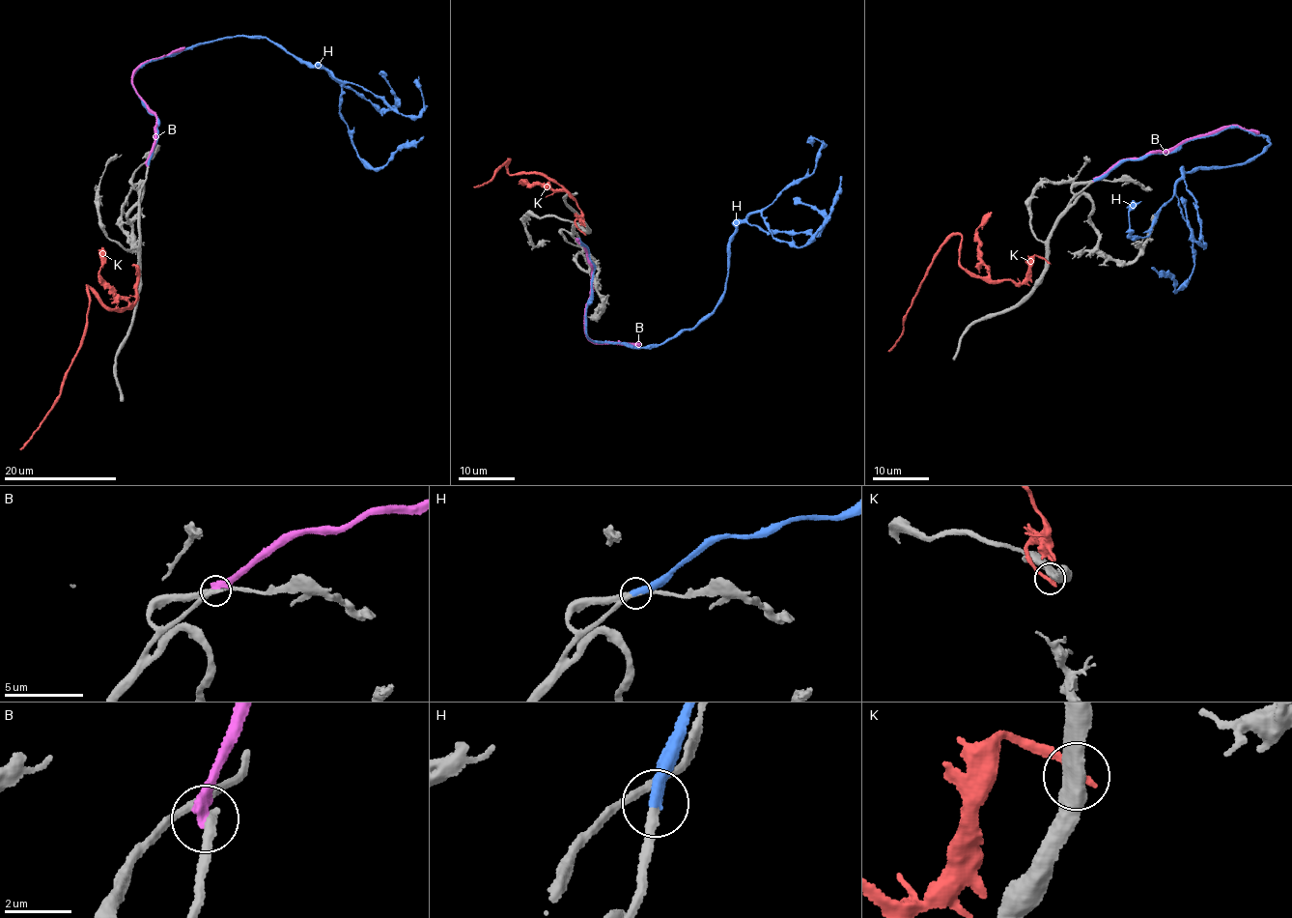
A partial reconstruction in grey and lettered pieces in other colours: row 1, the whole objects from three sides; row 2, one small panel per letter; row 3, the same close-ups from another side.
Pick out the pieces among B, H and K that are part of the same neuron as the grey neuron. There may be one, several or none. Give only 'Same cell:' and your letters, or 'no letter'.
Same cell: H

